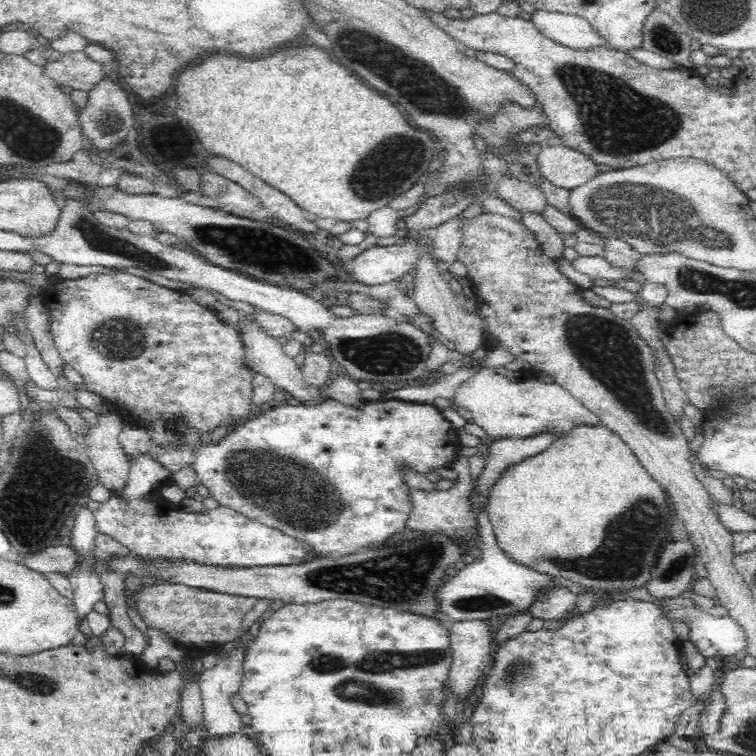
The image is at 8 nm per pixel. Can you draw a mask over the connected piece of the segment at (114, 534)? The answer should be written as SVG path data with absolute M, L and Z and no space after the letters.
M152 451L134 457L129 478L123 483L123 486L115 487L110 492L110 498L106 502L100 503L99 508L95 511L97 532L111 536L123 548L128 548L132 558L146 561L152 565L162 565L162 569L166 569L166 572L170 573L177 573L177 570L184 565L200 565L212 569L256 569L306 563L308 550L302 541L291 538L265 523L248 518L229 506L218 504L214 509L192 512L181 504L177 505L164 500L158 492L160 488L173 482L174 474L170 467L166 467L166 463L162 463L162 460L152 454Z

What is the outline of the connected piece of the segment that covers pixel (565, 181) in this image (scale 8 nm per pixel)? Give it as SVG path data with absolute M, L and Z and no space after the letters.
M564 144L542 147L539 163L541 176L570 191L594 180L600 174L598 162L594 158Z

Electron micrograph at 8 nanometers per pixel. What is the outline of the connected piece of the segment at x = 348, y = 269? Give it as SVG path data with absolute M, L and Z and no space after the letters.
M411 237L396 245L382 247L376 244L361 253L352 253L352 259L343 267L350 281L376 286L413 272L416 256L418 249Z

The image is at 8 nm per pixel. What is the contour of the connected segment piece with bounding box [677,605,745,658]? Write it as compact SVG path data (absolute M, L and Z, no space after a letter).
M688 605L679 614L691 616L689 639L703 657L720 655L722 658L744 649L742 629L728 615L717 617Z

